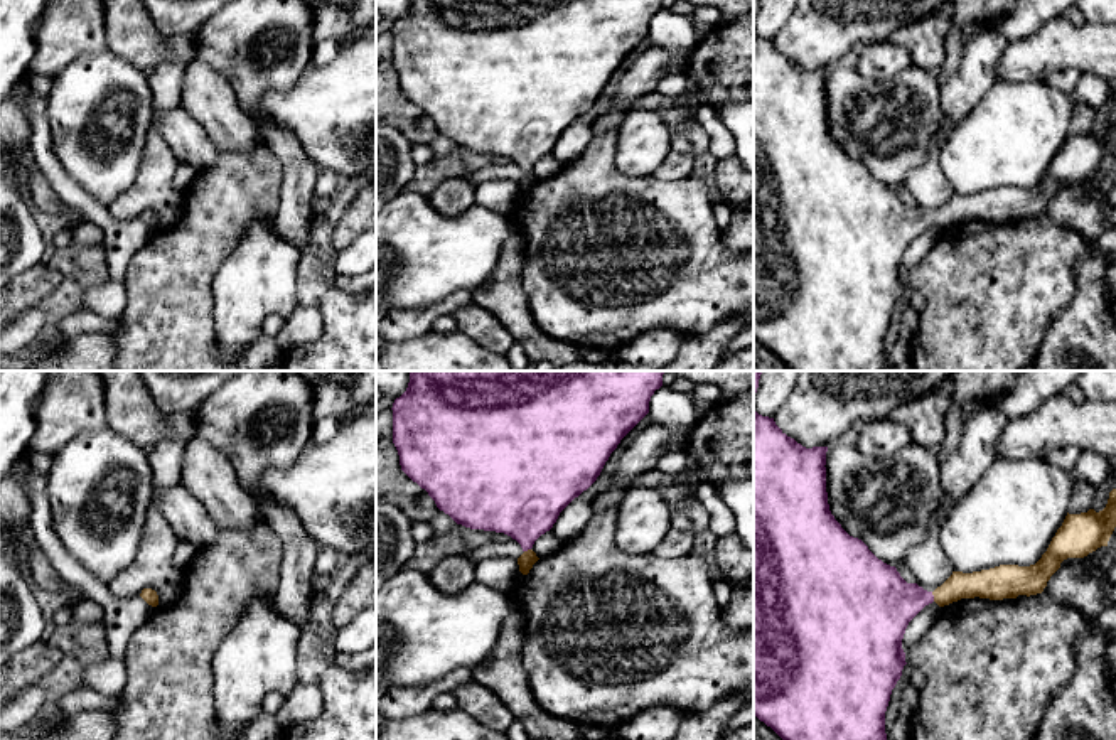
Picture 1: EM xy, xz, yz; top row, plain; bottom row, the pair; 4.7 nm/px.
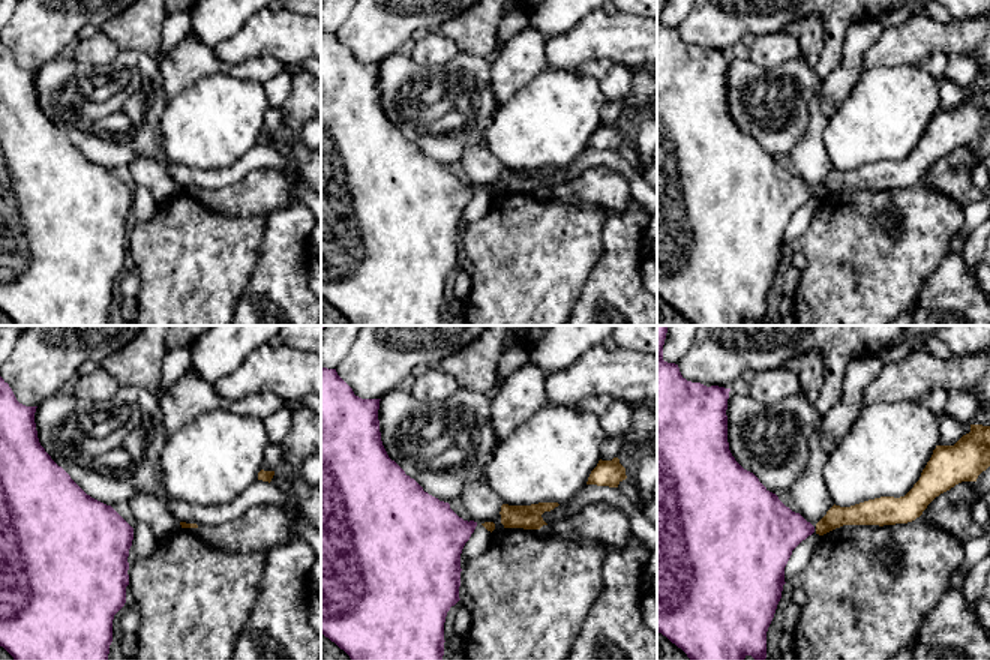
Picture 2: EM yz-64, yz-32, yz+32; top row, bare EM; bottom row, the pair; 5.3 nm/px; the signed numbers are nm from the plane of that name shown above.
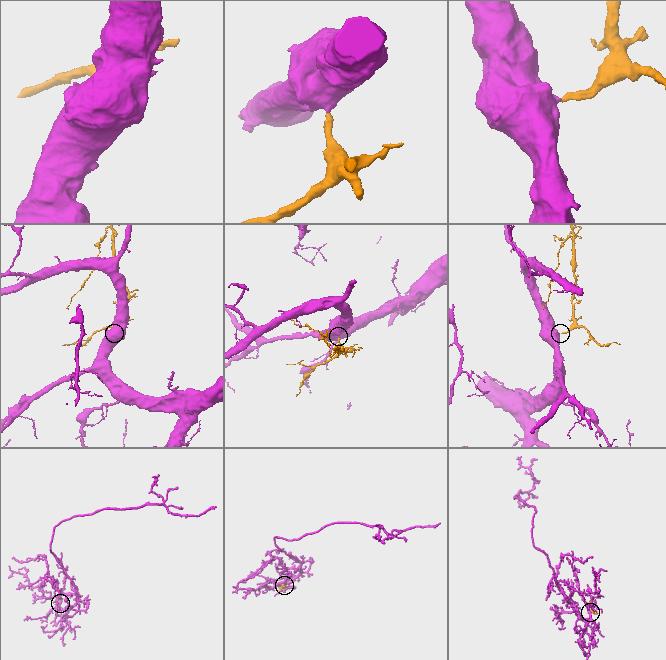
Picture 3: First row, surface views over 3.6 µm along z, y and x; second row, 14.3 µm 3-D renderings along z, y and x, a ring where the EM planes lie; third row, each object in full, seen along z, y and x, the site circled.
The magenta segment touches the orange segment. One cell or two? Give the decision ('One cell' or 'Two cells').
One cell

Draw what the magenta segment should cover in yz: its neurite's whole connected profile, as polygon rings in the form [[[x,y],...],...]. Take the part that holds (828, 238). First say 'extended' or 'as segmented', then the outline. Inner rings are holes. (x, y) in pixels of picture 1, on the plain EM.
extended; [[[754,32],[754,339],[791,371],[887,371],[885,334],[902,298],[902,261],[909,244],[929,226],[961,221],[1017,221],[1037,217],[1067,180],[1084,180],[1108,164],[1116,150],[1116,111],[1103,133],[1065,138],[1042,180],[1030,189],[1000,187],[952,197],[934,214],[907,206],[895,189],[878,182],[834,142],[826,115],[828,69],[806,71]]]

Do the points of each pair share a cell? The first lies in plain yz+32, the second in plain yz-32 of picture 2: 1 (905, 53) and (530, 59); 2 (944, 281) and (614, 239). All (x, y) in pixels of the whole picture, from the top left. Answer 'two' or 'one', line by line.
1: two
2: one

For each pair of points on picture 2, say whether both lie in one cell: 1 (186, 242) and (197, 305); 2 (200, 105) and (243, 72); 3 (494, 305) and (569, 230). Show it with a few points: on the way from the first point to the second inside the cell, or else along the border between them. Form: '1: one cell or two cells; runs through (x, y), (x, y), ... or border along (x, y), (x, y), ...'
1: one cell; runs through (189, 257), (192, 260), (192, 290)
2: two cells; border along (201, 77), (231, 74), (252, 78), (263, 84)
3: one cell; runs through (512, 287), (551, 248)

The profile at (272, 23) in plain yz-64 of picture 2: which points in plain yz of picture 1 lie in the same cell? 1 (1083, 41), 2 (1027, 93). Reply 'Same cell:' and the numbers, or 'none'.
Same cell: 1

